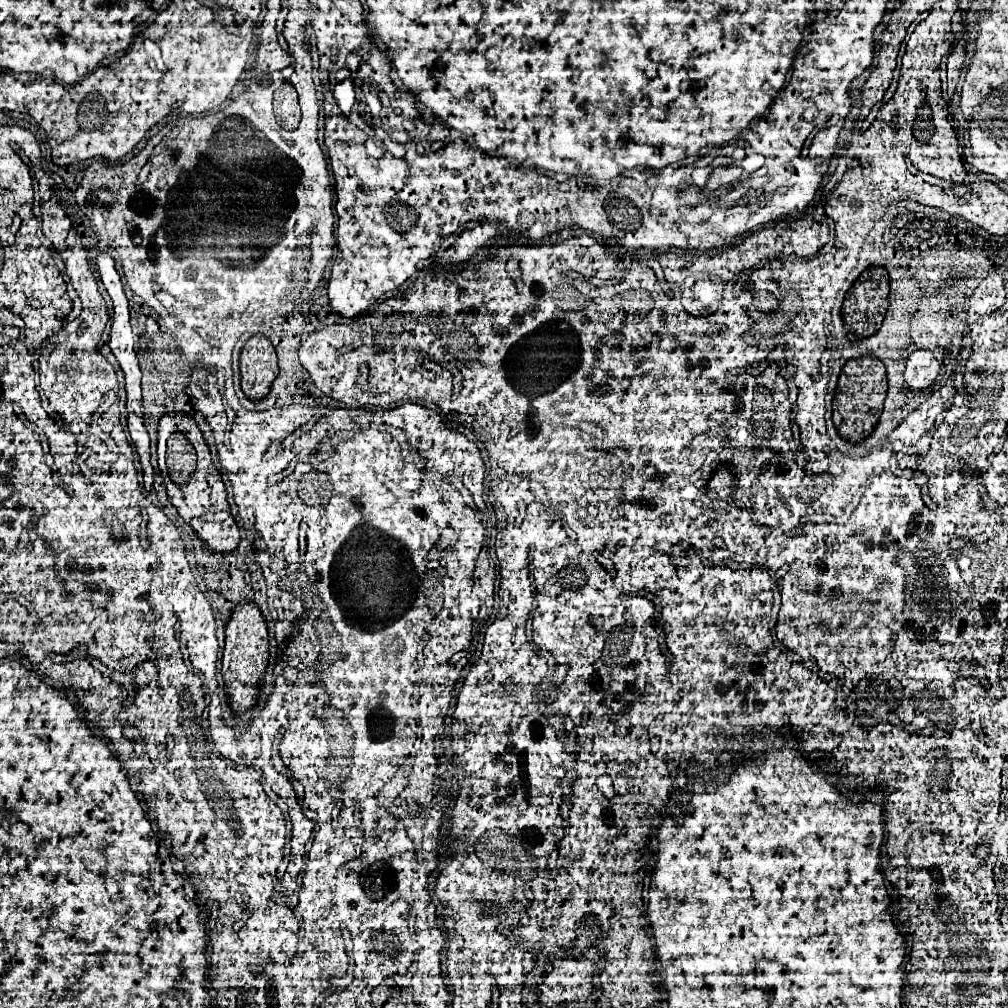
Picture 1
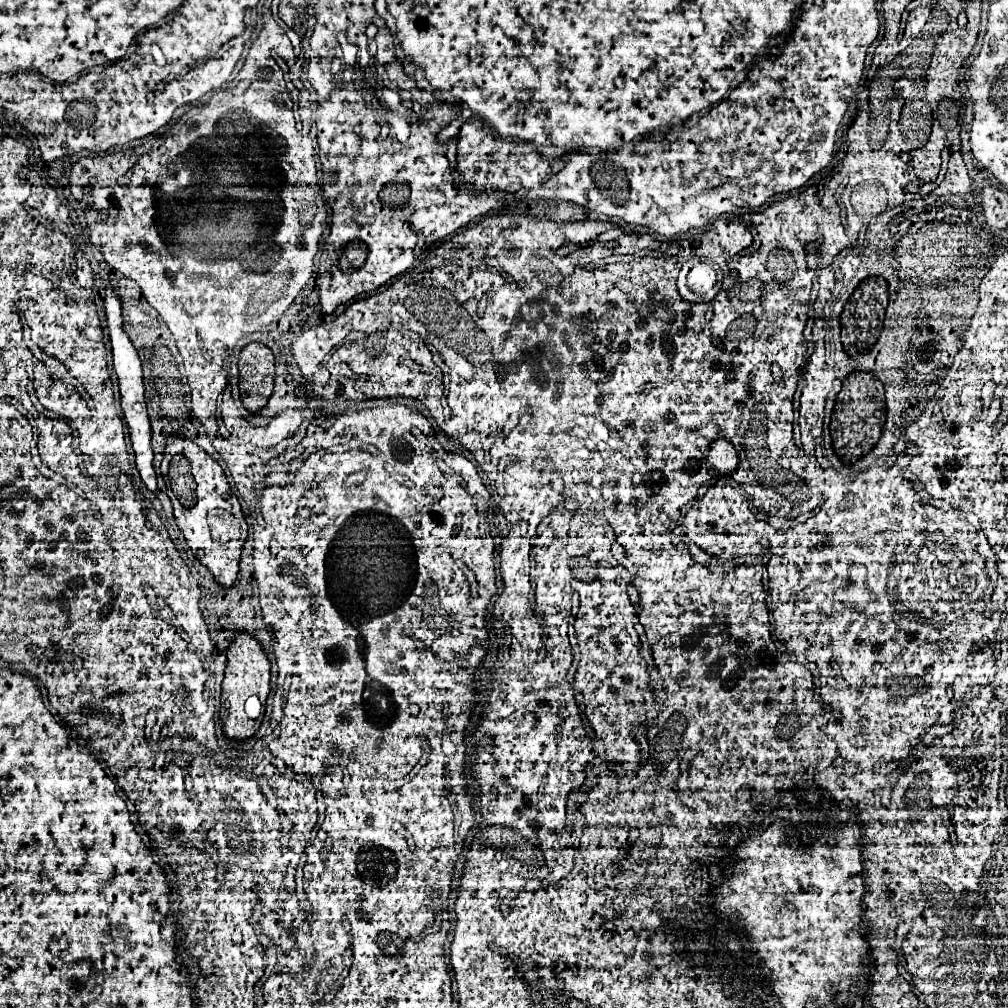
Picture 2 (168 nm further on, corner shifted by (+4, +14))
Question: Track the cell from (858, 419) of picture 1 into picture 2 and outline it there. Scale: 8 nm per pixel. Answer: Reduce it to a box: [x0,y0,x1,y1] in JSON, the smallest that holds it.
[830,372,886,462]

